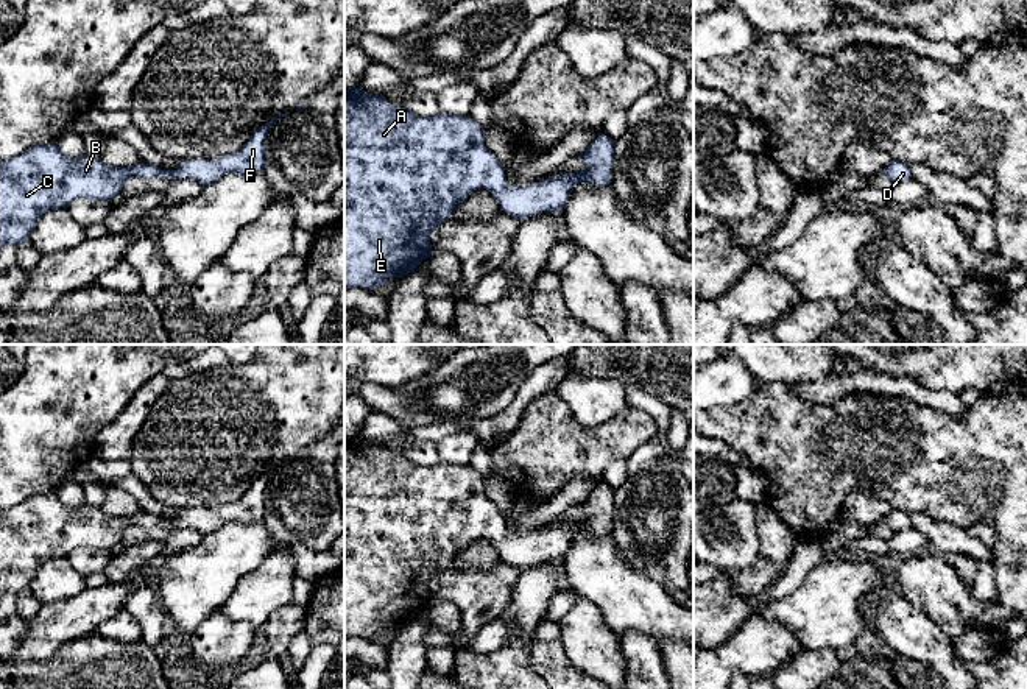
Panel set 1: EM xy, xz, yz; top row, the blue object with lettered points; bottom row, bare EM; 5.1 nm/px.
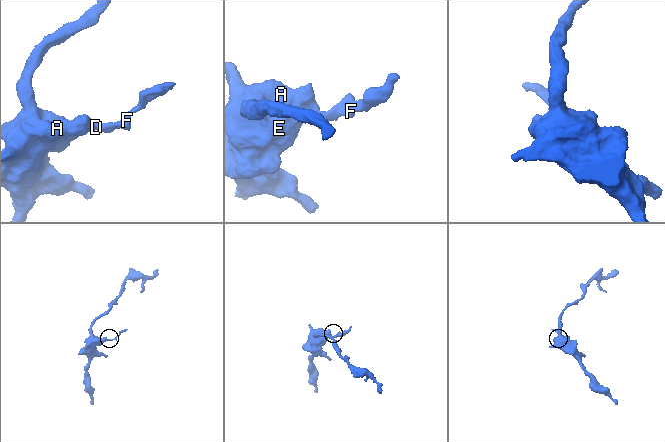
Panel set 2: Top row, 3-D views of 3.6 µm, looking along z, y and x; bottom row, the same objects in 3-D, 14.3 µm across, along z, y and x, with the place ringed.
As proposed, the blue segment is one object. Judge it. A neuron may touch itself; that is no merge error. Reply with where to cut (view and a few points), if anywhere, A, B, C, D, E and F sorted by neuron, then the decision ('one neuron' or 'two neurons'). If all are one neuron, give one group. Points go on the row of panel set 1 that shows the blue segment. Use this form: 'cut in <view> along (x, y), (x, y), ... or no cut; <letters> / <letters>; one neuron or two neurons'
no cut; A B C D E F; one neuron

